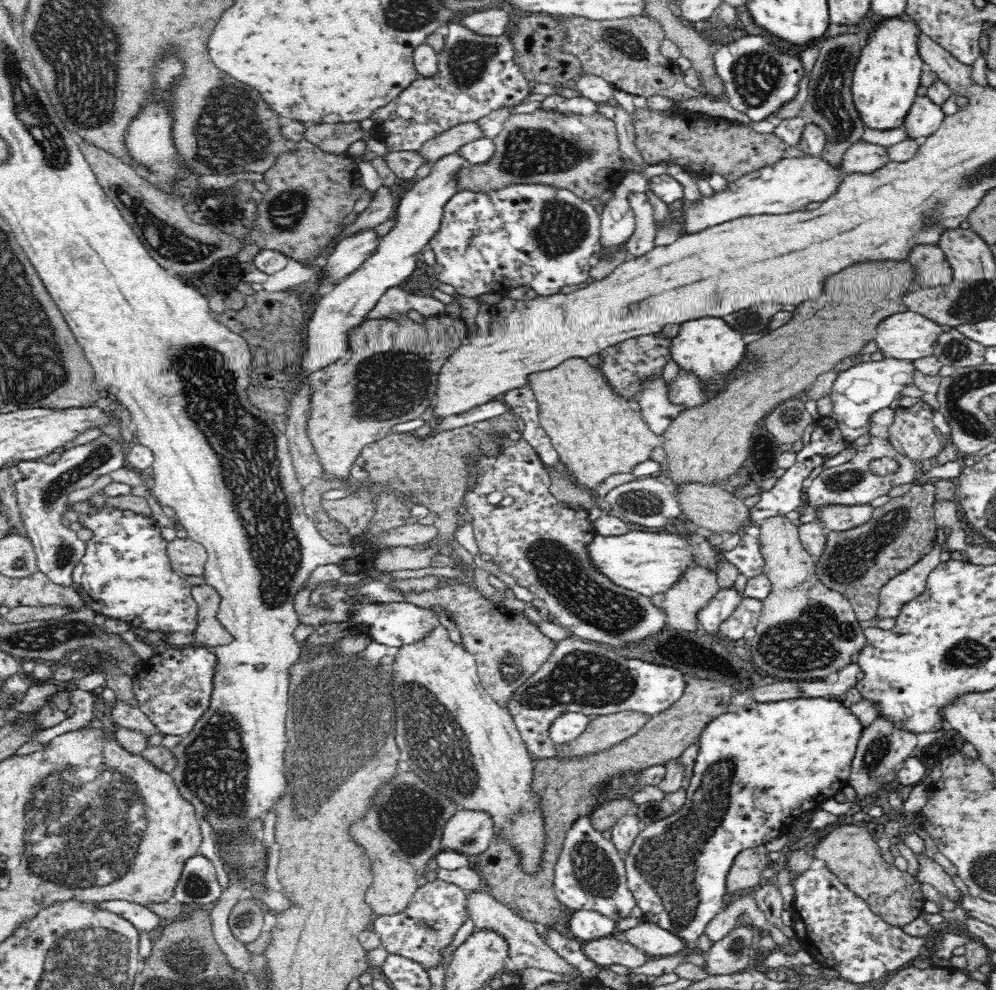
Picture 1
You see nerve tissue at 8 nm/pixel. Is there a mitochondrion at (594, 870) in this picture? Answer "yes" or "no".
yes

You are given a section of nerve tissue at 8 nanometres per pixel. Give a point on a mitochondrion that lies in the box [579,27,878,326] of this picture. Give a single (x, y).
(828, 94)

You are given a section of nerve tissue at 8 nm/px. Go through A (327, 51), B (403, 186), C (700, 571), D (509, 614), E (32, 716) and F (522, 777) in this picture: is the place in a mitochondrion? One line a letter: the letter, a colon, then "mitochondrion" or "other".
A: other
B: other
C: other
D: other
E: other
F: other

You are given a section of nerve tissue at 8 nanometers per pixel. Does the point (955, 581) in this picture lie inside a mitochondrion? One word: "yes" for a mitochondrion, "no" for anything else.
no

